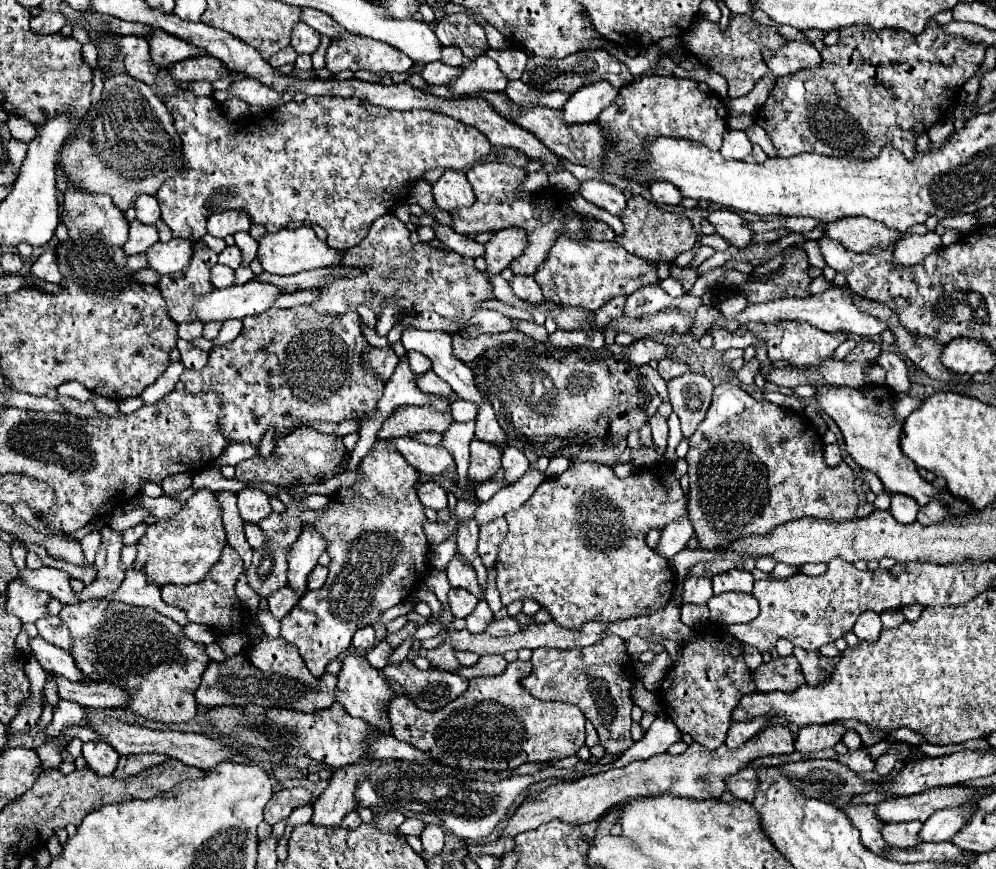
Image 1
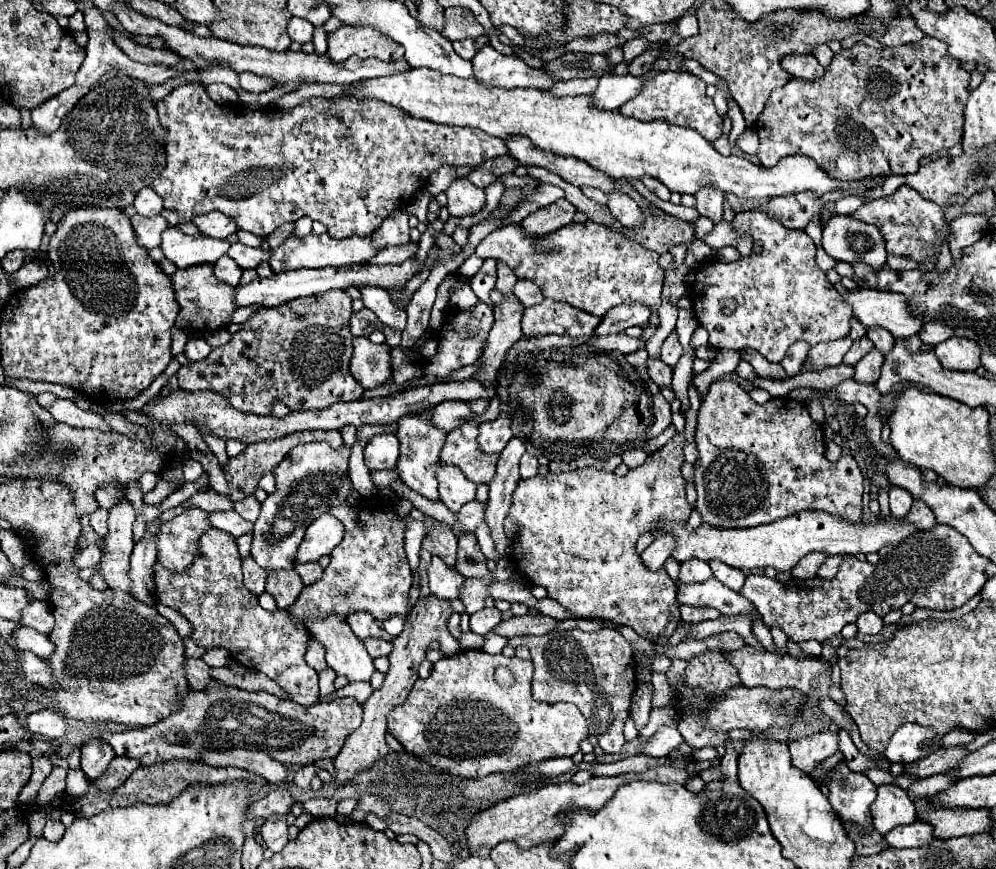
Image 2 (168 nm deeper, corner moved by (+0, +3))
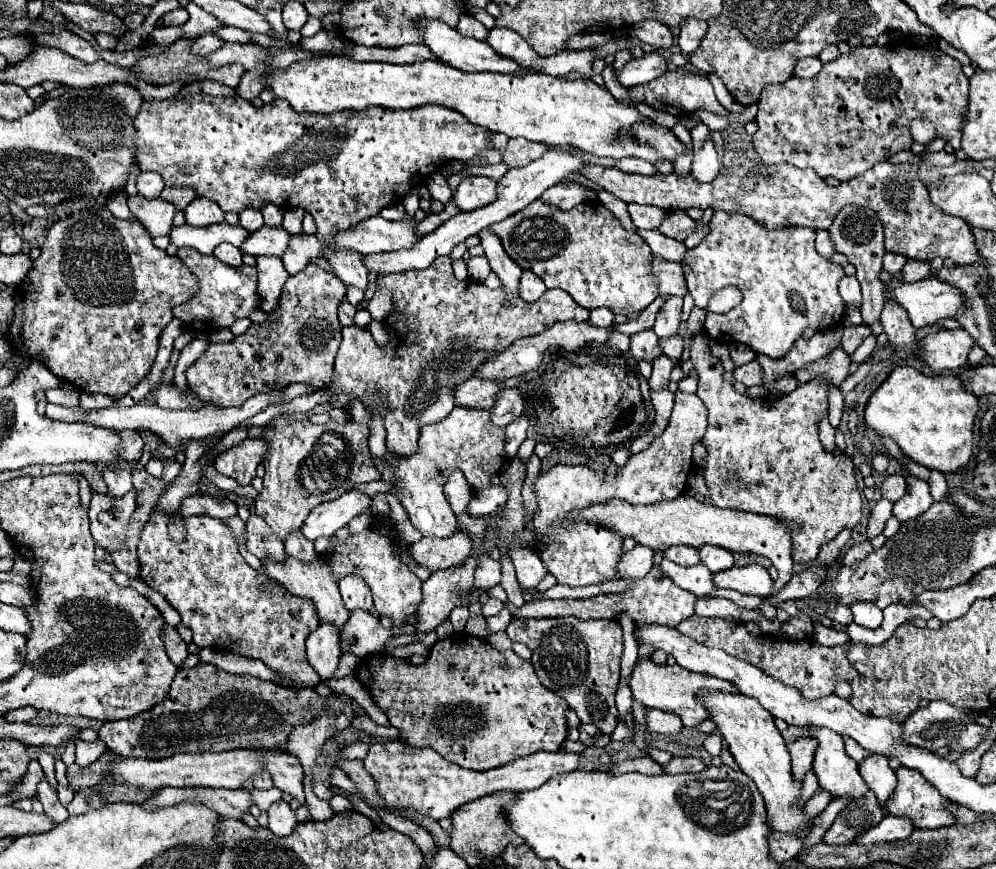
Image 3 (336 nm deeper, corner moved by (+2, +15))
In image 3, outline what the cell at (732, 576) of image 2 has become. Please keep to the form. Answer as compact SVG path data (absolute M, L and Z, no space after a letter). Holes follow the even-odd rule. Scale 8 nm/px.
M703 545L699 549L699 555L701 555L701 563L713 573L733 567L733 553L725 551L717 545Z

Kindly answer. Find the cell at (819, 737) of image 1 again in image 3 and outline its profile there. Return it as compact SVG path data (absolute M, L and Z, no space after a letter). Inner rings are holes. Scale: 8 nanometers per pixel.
M803 737L799 741L793 741L787 745L791 755L791 773L795 781L803 781L805 775L811 771L813 753L817 749L817 741L811 737Z

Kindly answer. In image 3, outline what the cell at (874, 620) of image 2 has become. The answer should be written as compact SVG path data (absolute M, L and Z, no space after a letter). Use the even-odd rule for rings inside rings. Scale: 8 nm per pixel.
M855 601L851 605L851 611L855 617L855 623L861 627L867 627L867 629L877 629L883 621L883 611L869 601L863 601L863 603Z

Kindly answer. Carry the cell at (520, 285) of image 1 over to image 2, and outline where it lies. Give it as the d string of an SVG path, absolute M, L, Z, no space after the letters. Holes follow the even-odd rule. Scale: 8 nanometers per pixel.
M519 279L515 283L515 289L513 289L515 297L525 305L525 307L531 307L531 305L537 305L543 301L543 293L541 289L533 283L533 281L525 281L525 279Z

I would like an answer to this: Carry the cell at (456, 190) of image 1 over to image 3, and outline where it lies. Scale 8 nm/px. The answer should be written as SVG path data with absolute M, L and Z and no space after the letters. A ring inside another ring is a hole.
M467 177L455 191L455 203L461 211L485 207L497 199L497 181L489 177Z

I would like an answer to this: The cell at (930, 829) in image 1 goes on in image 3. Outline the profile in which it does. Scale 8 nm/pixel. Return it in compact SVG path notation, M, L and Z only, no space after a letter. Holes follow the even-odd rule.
M883 817L883 821L879 825L875 825L873 829L865 831L857 843L859 845L875 845L875 843L891 843L891 841L899 841L909 837L909 833L913 831L913 823L909 819L901 819L901 817Z

